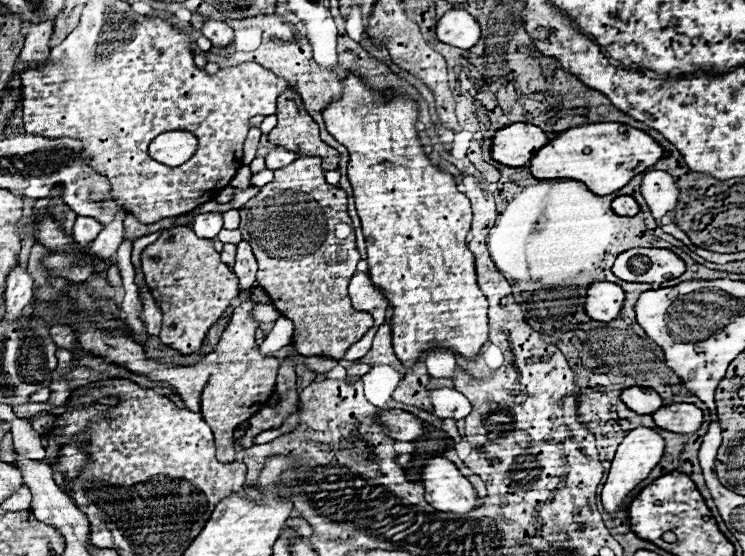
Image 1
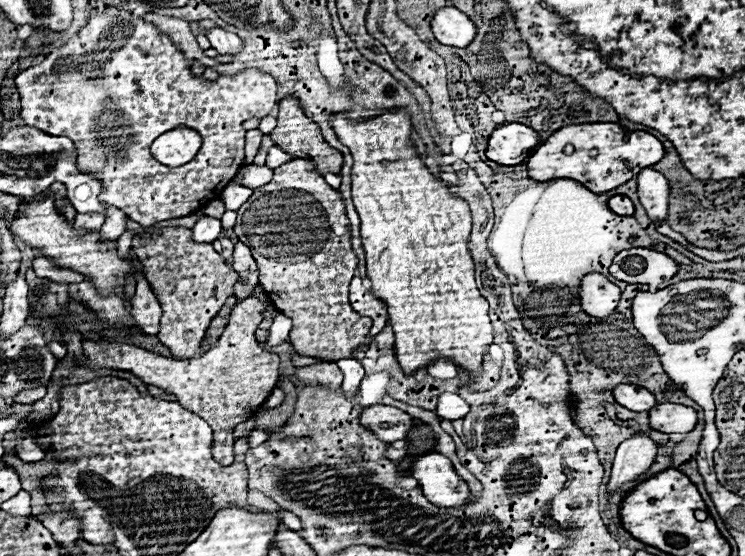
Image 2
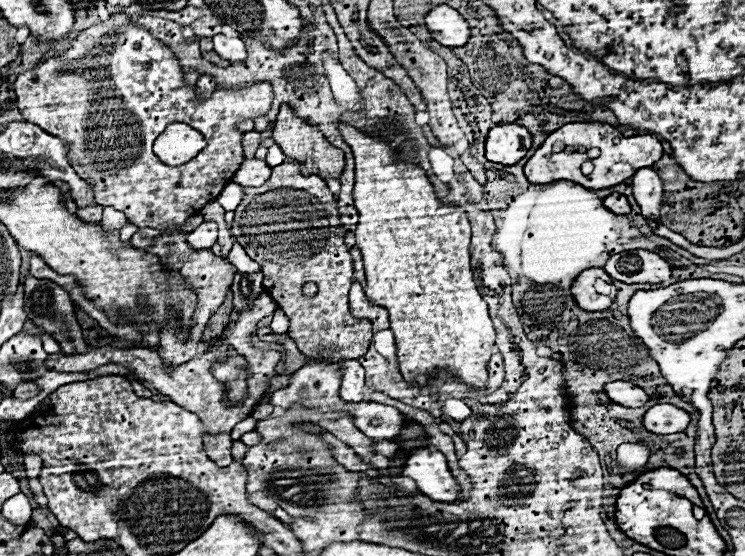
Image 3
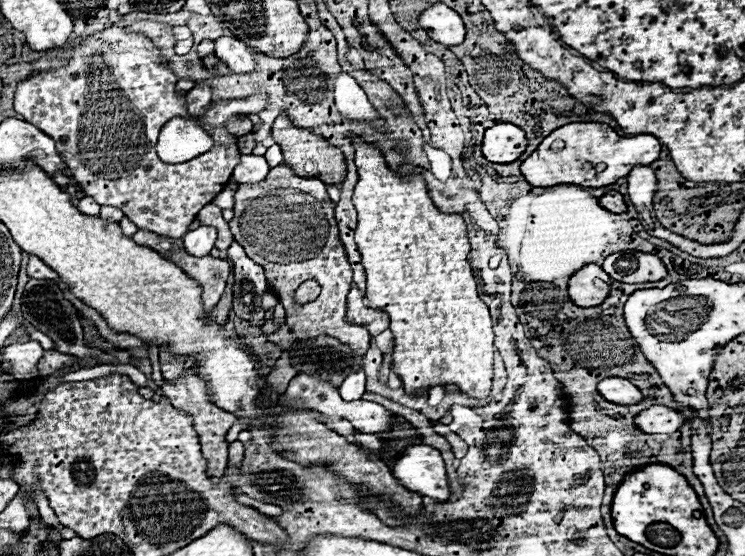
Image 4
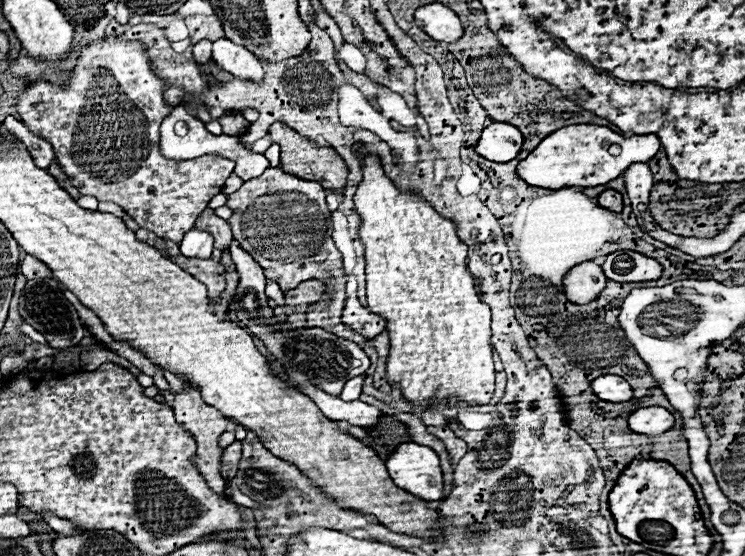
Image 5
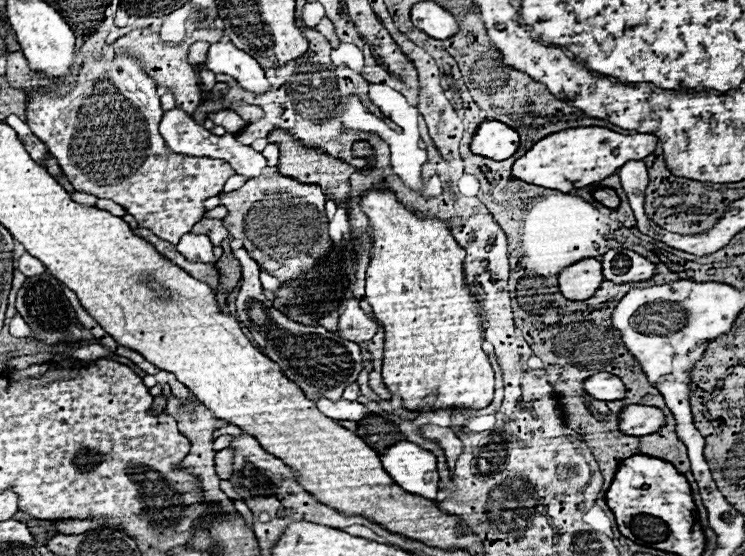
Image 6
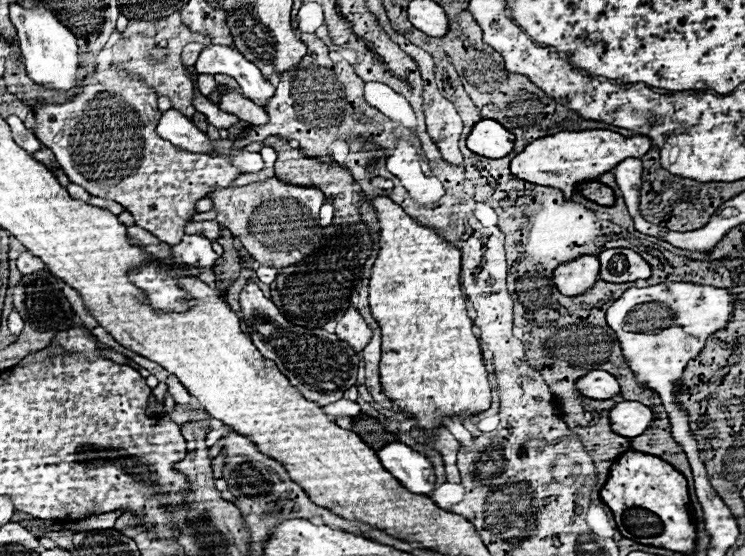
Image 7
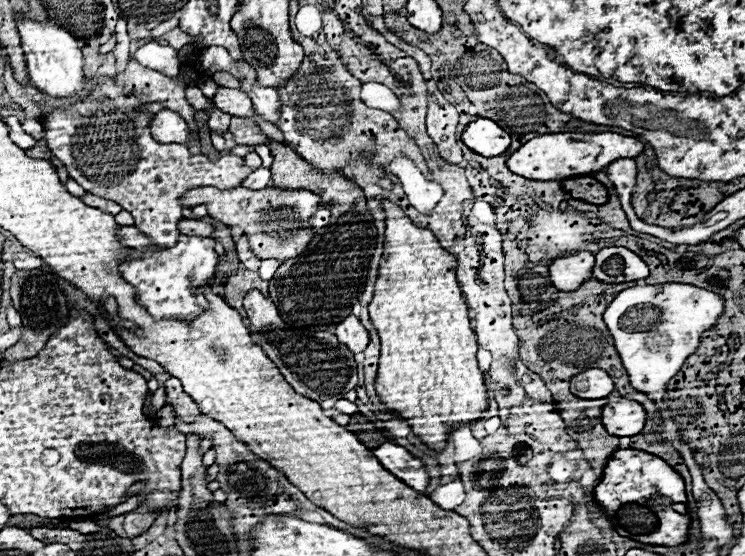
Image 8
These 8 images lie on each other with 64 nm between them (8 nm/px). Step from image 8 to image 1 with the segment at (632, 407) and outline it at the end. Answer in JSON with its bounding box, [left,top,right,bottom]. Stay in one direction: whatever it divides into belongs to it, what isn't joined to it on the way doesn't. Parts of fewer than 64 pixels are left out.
[652,404,704,434]

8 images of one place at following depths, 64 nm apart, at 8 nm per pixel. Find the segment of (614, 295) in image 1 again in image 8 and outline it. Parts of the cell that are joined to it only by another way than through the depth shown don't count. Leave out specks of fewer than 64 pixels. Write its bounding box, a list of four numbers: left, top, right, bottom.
[550,252,594,292]

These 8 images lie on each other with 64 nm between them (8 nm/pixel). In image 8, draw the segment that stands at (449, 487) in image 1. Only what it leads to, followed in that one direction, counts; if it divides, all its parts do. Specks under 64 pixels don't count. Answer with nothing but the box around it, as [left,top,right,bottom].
[372,442,430,492]

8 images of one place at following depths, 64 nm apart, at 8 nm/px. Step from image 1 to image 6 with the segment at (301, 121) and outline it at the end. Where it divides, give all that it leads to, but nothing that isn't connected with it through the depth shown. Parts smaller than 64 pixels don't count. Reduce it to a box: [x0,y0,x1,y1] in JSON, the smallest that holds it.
[268,128,354,204]

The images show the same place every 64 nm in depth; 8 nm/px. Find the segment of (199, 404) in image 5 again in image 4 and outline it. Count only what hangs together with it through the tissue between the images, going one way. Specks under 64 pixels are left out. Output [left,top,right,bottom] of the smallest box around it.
[162,366,238,480]

